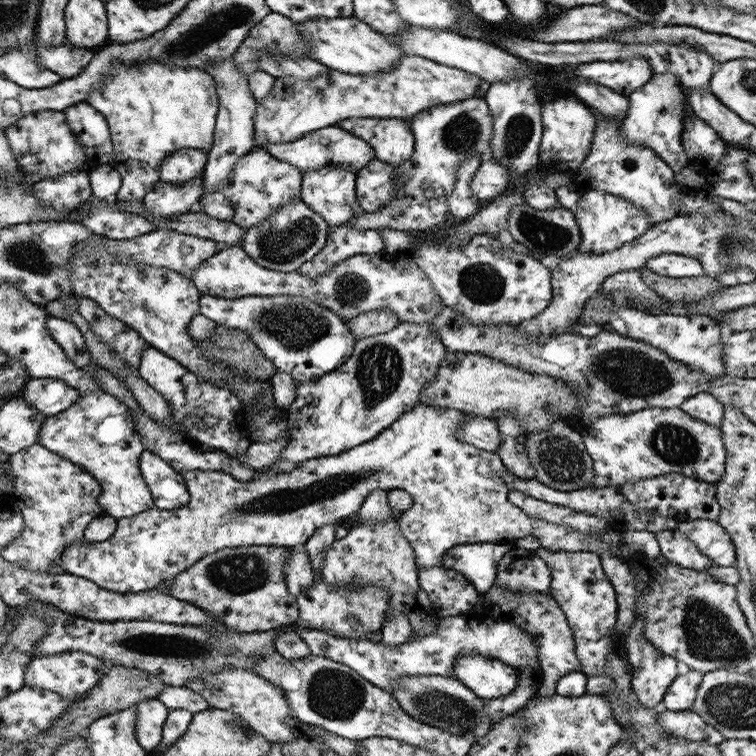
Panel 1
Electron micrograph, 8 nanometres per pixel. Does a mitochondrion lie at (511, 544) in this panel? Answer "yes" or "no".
no

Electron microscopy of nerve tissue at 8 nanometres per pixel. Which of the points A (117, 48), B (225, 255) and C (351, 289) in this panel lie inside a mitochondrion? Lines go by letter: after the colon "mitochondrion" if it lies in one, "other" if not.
A: other
B: other
C: mitochondrion

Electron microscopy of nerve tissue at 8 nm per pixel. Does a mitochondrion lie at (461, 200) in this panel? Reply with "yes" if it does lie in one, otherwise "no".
no

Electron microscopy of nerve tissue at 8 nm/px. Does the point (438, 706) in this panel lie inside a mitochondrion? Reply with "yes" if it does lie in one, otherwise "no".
yes

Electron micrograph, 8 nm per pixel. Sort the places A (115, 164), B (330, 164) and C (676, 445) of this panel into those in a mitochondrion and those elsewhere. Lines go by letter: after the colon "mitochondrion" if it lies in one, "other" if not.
A: other
B: other
C: mitochondrion

